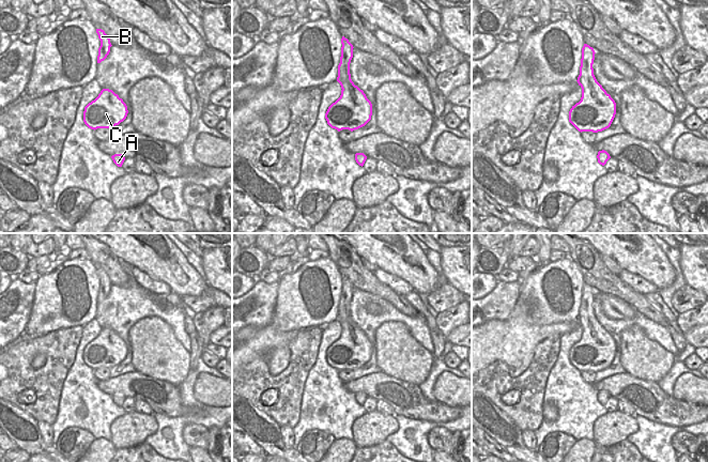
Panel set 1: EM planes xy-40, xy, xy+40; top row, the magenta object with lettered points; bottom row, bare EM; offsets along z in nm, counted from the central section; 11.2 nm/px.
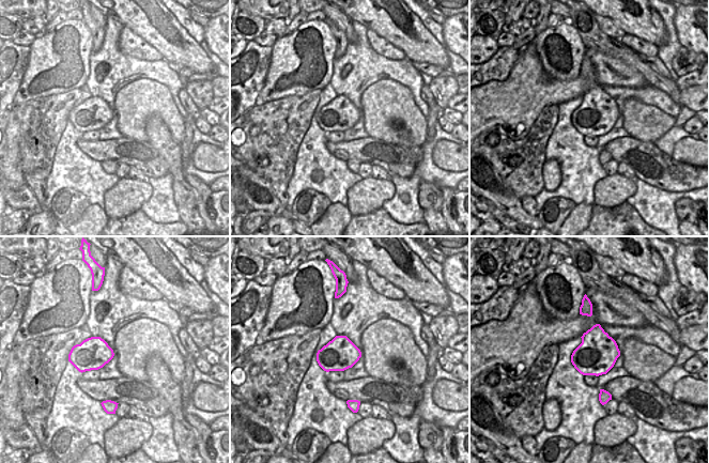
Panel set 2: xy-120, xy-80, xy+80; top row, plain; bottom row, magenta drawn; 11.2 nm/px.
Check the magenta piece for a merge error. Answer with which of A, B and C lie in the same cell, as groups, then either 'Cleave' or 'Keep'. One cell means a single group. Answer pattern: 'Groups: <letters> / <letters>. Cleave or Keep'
Groups: A B C. Keep.

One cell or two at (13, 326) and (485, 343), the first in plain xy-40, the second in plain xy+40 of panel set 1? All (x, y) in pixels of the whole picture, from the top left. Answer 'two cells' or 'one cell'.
two cells

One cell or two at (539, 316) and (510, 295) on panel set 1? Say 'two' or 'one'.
two

